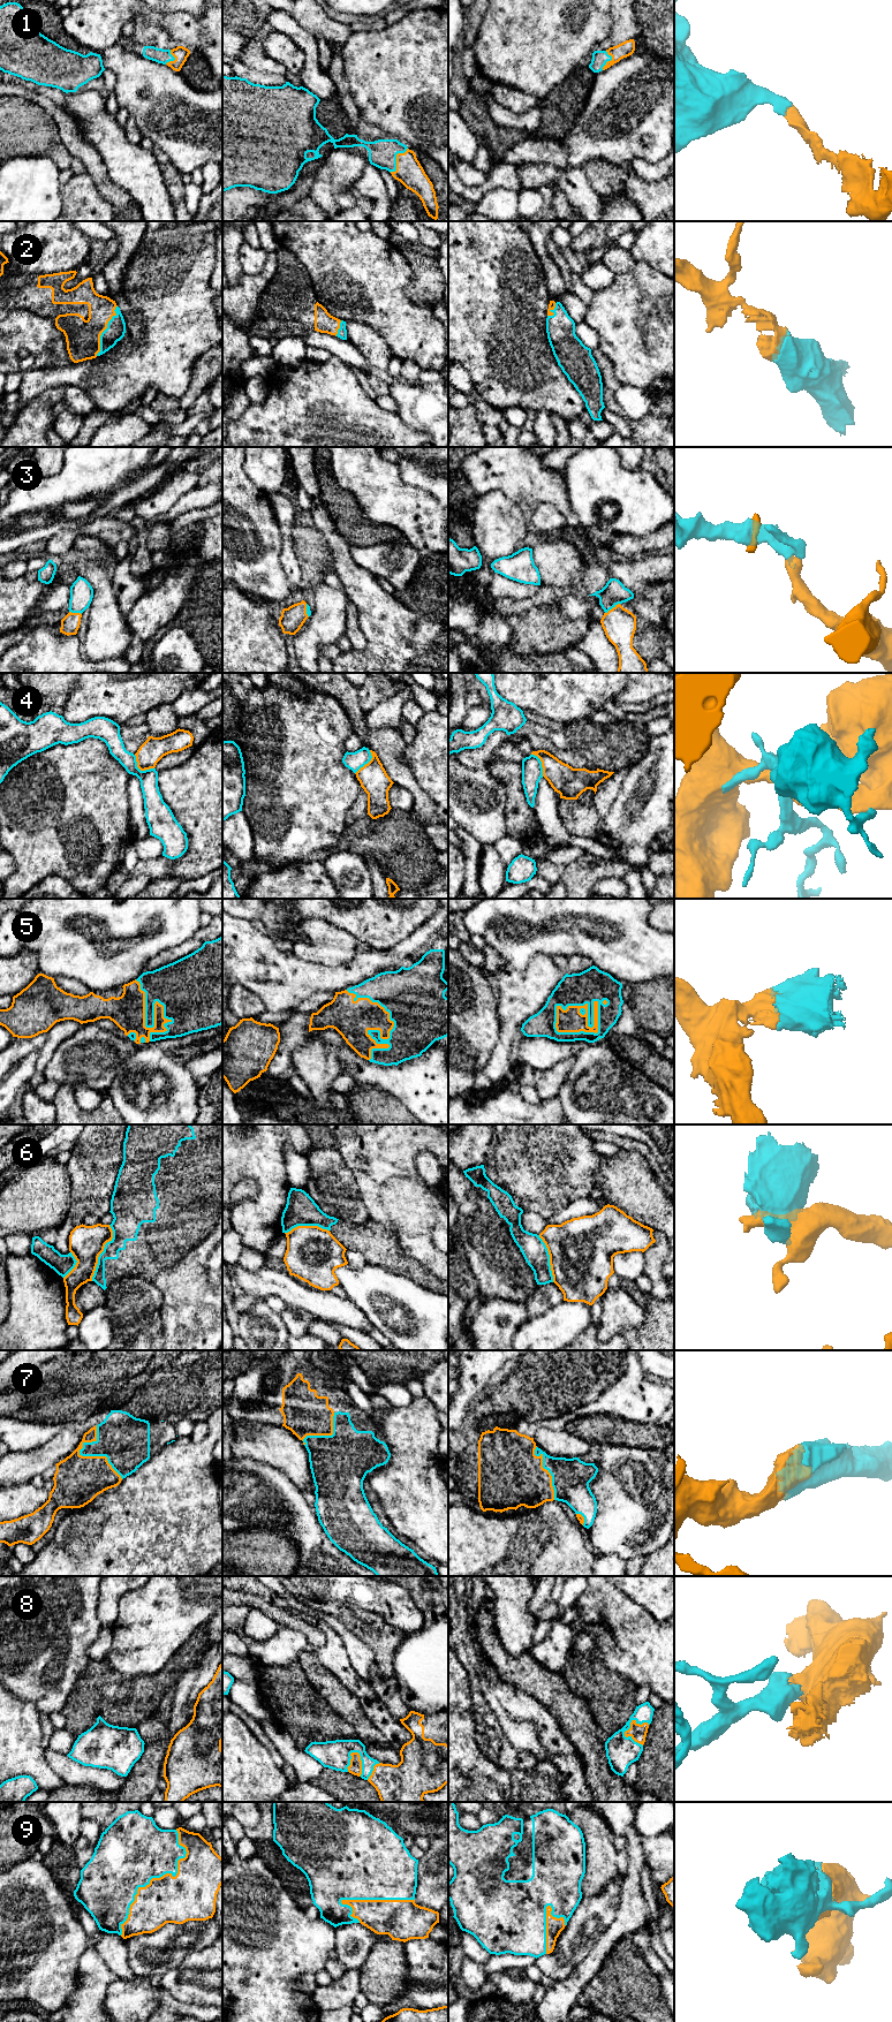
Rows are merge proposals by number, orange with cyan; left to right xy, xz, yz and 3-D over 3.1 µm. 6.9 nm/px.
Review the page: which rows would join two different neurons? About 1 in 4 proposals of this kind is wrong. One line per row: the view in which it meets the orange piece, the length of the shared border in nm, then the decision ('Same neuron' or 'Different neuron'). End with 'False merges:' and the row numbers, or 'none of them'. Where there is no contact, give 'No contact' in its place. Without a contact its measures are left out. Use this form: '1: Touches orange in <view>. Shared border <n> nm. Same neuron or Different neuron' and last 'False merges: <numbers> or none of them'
1: Touches orange in xz. Shared border 220 nm. Same neuron
2: Touches orange in xy. Shared border 380 nm. Same neuron
3: Touches orange in yz. Shared border 130 nm. Same neuron
4: Touches orange in xy. Shared border 170 nm. Different neuron
5: Touches orange in yz. Shared border 360 nm. Same neuron
6: Touches orange in xy. Shared border 420 nm. Different neuron
7: Touches orange in xy. Shared border 420 nm. Same neuron
8: Touches orange in yz. Shared border 200 nm. Same neuron
9: Touches orange in xy. Shared border 850 nm. Same neuron
False merges: 4, 6

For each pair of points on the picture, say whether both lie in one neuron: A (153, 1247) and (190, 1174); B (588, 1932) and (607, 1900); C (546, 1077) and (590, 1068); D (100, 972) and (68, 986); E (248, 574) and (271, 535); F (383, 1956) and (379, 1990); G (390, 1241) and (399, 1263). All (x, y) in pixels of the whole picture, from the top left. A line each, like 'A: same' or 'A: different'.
A: same
B: same
C: different
D: different
E: same
F: same
G: same

